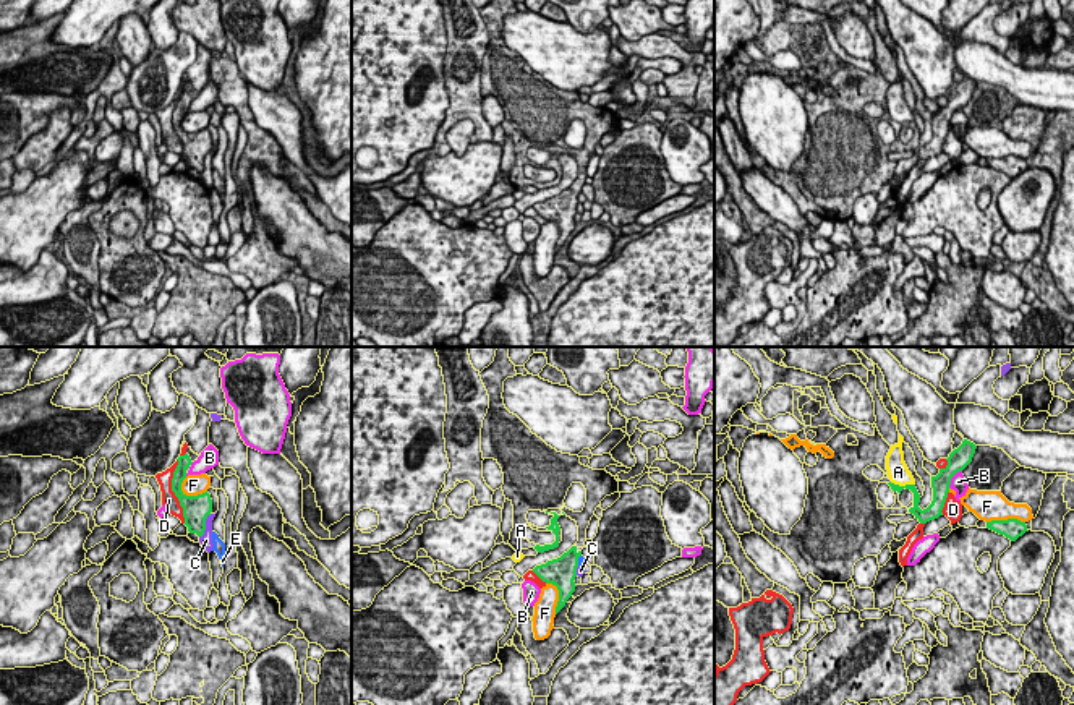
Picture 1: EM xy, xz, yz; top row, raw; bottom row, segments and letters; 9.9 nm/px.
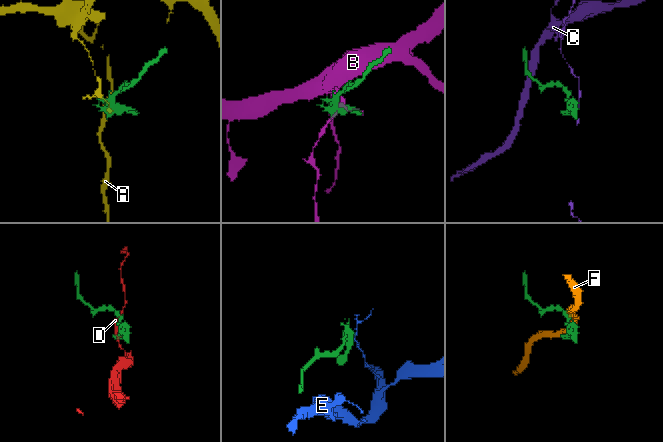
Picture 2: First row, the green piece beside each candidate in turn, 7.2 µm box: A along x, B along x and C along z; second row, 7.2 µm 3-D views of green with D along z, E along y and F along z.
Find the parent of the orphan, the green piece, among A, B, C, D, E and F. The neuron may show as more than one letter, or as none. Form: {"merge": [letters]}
{"merge": []}

